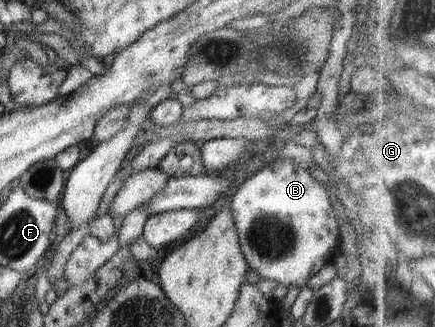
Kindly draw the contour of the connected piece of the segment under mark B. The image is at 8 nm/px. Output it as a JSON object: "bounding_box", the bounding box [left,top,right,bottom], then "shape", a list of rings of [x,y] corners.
{"bounding_box":[230,156,347,289],"shape":[[[276,156],[271,165],[265,165],[233,190],[230,212],[239,238],[238,246],[245,255],[247,266],[257,272],[261,280],[273,279],[288,289],[304,288],[321,267],[337,263],[339,248],[347,243],[340,236],[338,208],[325,188],[322,182],[313,177],[312,170],[286,156]]]}

